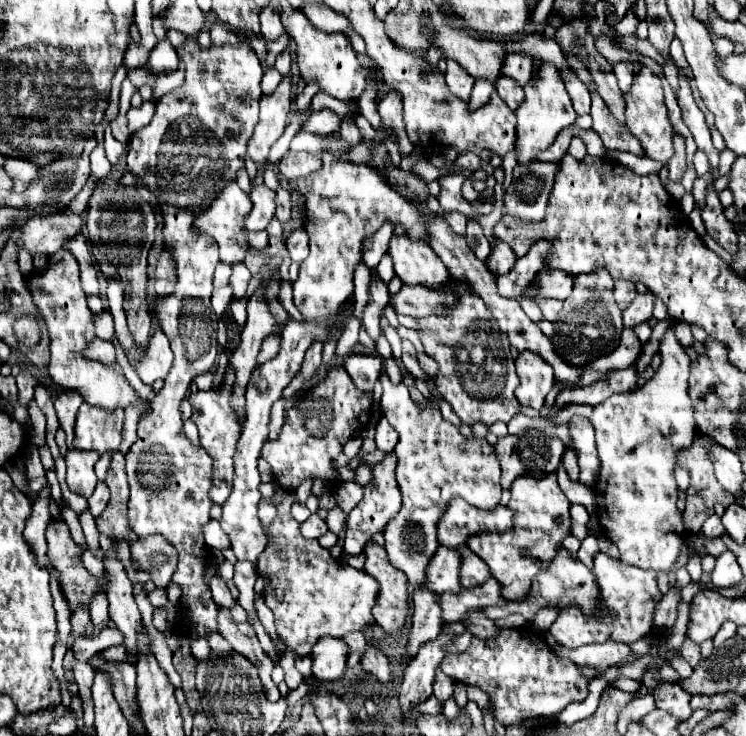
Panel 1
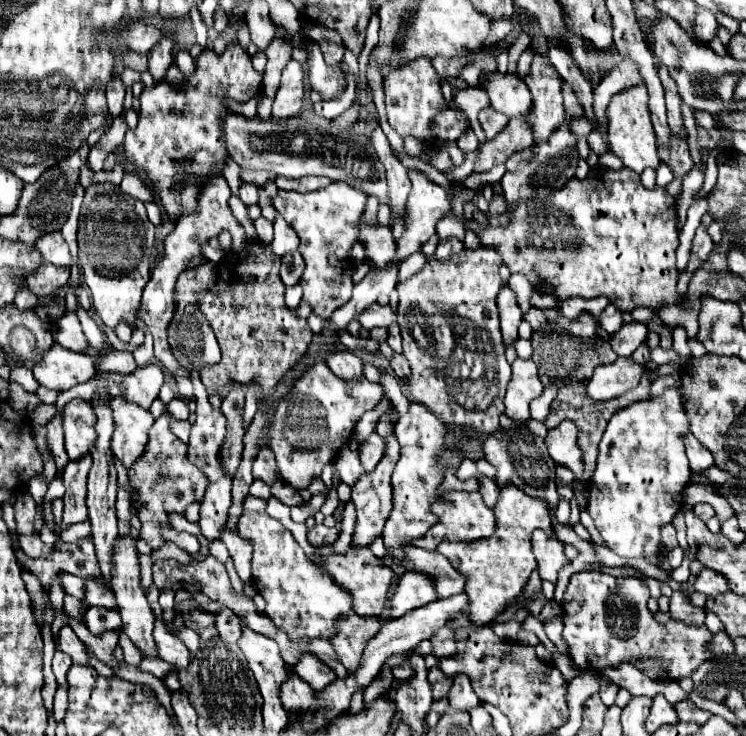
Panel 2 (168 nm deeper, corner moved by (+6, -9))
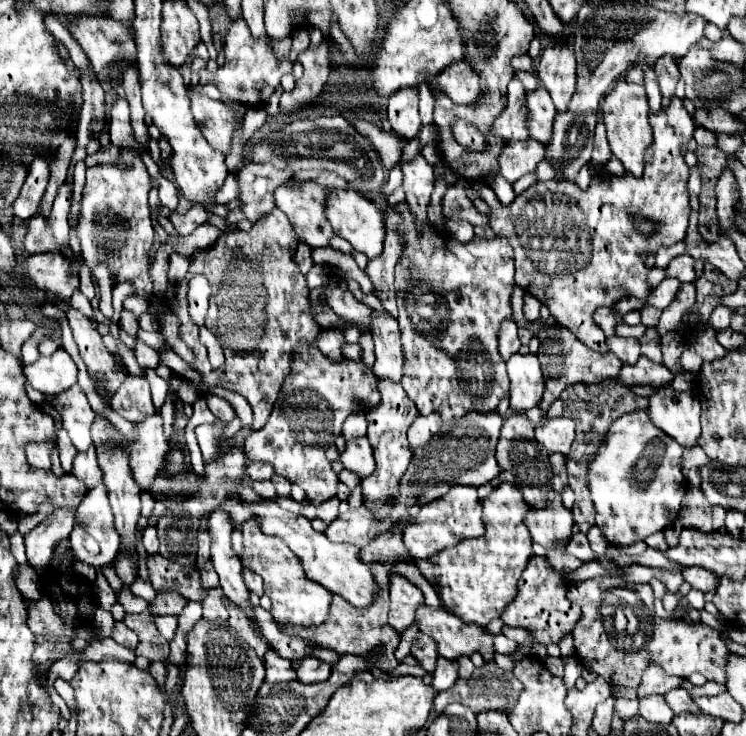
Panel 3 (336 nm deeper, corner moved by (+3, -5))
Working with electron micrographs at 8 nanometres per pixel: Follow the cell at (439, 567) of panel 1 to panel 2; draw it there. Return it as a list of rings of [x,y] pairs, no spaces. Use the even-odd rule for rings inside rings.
[[[407,571],[405,575],[399,577],[397,591],[391,599],[389,615],[399,617],[399,615],[403,615],[411,609],[423,607],[435,599],[437,599],[437,591],[435,591],[433,577],[429,577],[427,573]]]

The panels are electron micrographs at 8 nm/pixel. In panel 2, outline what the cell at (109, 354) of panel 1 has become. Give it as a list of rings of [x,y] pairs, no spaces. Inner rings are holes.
[[[53,345],[45,357],[33,369],[35,379],[47,389],[65,391],[79,383],[85,383],[97,373],[95,357],[89,353],[75,353],[61,345]]]

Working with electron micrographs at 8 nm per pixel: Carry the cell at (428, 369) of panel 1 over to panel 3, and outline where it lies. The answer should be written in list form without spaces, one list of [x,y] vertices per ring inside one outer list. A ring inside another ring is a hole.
[[[372,311],[370,331],[376,345],[376,363],[372,367],[372,373],[378,379],[400,381],[404,357],[402,357],[398,321],[390,313]]]

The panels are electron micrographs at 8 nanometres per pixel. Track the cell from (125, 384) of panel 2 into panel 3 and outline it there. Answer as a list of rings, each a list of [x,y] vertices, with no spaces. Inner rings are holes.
[[[128,375],[122,385],[122,395],[120,389],[112,395],[110,407],[122,415],[126,421],[144,421],[148,415],[152,415],[156,409],[150,399],[150,387],[144,377],[132,377]]]

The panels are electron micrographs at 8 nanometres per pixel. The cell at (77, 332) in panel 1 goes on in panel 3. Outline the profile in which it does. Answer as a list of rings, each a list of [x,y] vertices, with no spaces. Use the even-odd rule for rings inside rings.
[[[158,413],[146,417],[146,421],[142,423],[136,423],[136,431],[138,439],[134,443],[128,443],[130,467],[134,481],[138,481],[140,487],[148,489],[166,465],[170,443],[164,435],[162,417]]]

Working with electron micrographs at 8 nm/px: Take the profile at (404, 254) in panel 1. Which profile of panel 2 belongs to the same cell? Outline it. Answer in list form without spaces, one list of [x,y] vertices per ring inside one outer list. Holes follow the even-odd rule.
[[[361,221],[359,241],[367,247],[367,255],[375,261],[379,269],[389,269],[395,265],[397,243],[391,237],[391,229],[383,225],[369,225]]]

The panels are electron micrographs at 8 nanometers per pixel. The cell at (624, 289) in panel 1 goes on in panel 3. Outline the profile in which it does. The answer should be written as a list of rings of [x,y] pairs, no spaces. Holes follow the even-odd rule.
[[[598,307],[596,313],[594,313],[594,321],[596,325],[606,333],[606,337],[612,337],[614,335],[614,311],[610,307]]]

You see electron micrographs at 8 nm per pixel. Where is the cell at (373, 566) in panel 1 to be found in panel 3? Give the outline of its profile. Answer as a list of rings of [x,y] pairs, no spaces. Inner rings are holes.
[[[256,503],[252,505],[252,517],[258,521],[258,527],[264,535],[280,537],[290,551],[300,559],[302,569],[308,579],[320,583],[330,593],[336,593],[344,597],[354,607],[366,607],[370,601],[374,601],[374,593],[378,591],[378,585],[374,585],[374,577],[368,563],[362,563],[358,559],[358,547],[346,545],[346,543],[332,543],[324,533],[318,533],[310,527],[310,521],[304,519],[298,513],[284,511],[278,503]]]

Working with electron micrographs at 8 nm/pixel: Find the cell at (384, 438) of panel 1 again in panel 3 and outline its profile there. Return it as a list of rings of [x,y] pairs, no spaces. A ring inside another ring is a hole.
[[[362,437],[362,439],[350,439],[346,443],[346,449],[342,451],[340,461],[342,461],[344,469],[356,473],[360,479],[372,475],[374,469],[376,469],[374,457],[372,457],[372,447],[366,441],[366,437]]]

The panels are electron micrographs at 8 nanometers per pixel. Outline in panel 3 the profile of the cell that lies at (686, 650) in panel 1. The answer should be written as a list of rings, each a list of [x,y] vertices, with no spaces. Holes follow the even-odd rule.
[[[604,577],[574,583],[568,589],[568,599],[578,603],[582,617],[572,629],[574,649],[578,661],[600,675],[614,689],[632,687],[638,689],[642,673],[648,665],[662,665],[668,673],[688,677],[690,673],[702,673],[708,681],[726,681],[726,657],[728,647],[720,639],[718,631],[704,623],[668,621],[654,613],[654,593],[650,585],[638,585],[636,595],[630,597],[624,587],[608,587]]]

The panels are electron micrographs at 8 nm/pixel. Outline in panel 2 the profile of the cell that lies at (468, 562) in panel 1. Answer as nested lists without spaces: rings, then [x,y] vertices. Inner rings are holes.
[[[411,545],[411,549],[407,549],[407,561],[403,561],[403,565],[395,565],[395,561],[391,561],[387,555],[381,561],[389,565],[395,575],[403,575],[405,571],[421,571],[435,577],[435,589],[439,597],[451,597],[465,591],[465,577],[451,565],[445,555],[437,551],[425,551]]]

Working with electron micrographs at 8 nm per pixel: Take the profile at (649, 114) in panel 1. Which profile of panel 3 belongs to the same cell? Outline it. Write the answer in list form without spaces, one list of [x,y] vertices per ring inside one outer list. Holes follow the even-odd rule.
[[[638,85],[636,93],[632,89],[612,91],[604,99],[602,115],[604,115],[602,119],[604,119],[608,143],[610,143],[614,157],[624,165],[624,169],[628,173],[632,173],[634,177],[640,177],[642,169],[644,169],[644,151],[646,151],[646,147],[650,147],[650,141],[652,141],[652,127],[648,123],[648,101],[646,101],[644,89]]]

